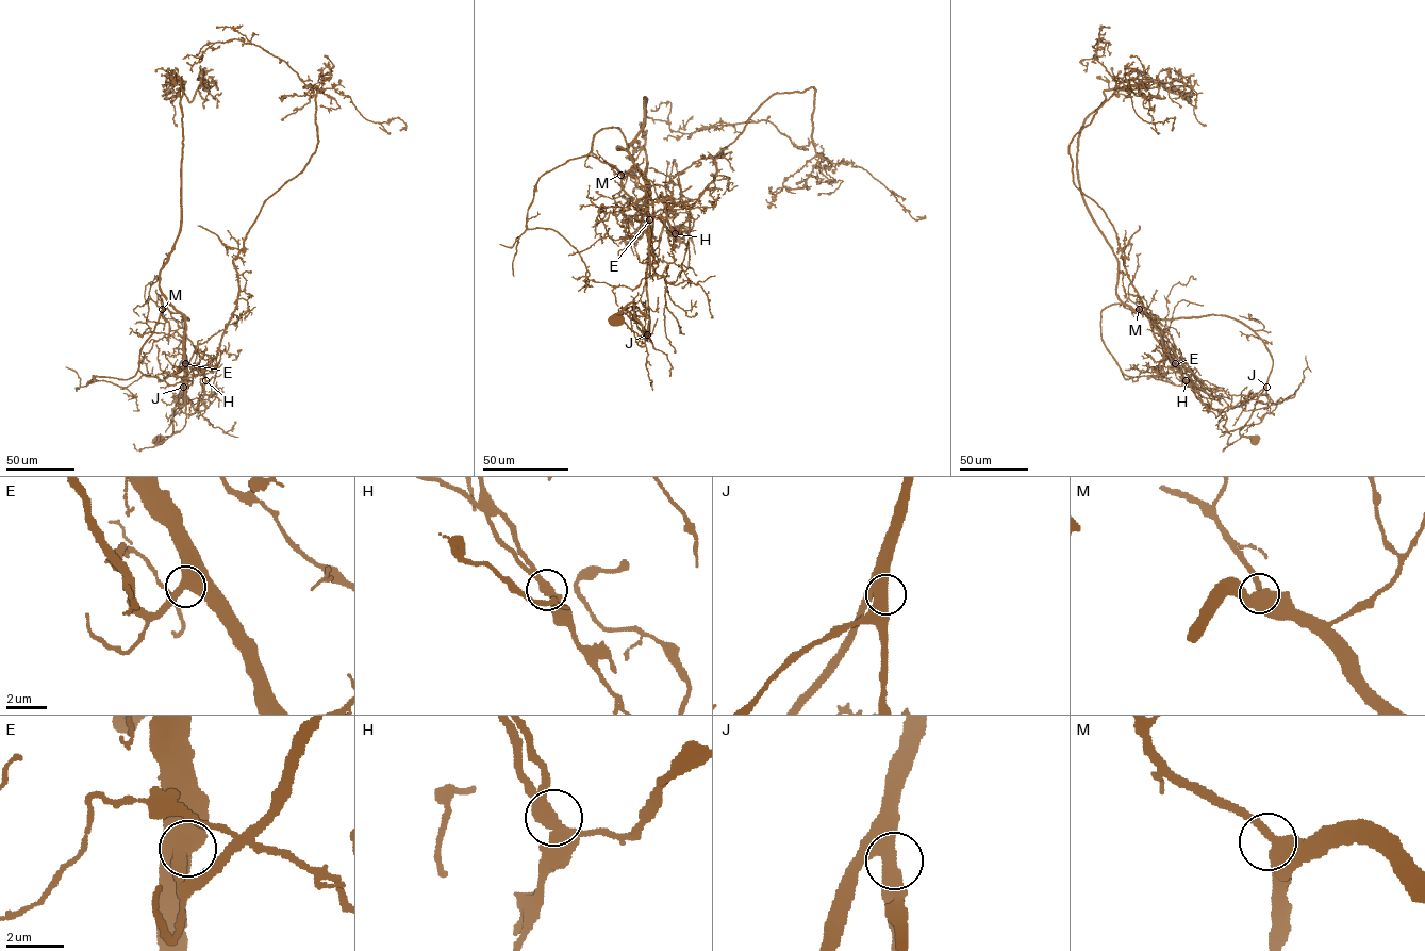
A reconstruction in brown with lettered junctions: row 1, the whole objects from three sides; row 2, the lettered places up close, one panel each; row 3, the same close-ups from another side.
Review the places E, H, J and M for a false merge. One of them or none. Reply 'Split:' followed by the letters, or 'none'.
Split: H

